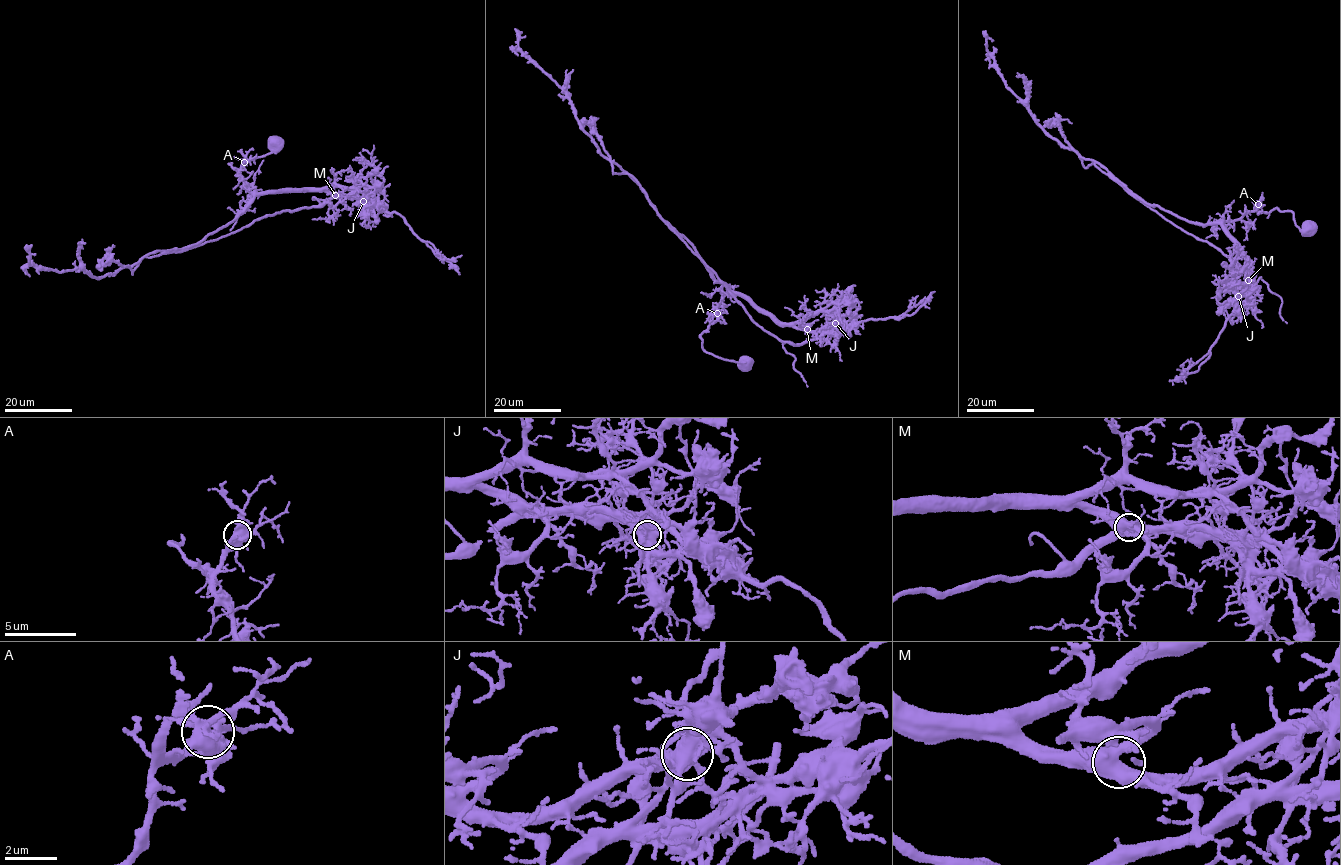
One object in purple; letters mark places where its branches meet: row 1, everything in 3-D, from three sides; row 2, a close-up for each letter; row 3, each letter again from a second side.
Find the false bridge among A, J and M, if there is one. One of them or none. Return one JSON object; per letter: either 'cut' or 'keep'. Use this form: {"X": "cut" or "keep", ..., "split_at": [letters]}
{"A": "keep", "J": "cut", "M": "keep", "split_at": ["J"]}

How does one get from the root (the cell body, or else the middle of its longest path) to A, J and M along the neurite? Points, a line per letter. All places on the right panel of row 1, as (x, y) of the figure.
A: (1310, 227), (1309, 233), (1303, 232), (1292, 212), (1277, 208), (1258, 211), (1258, 204)
J: (1310, 227), (1303, 232), (1292, 212), (1277, 208), (1224, 223), (1249, 271), (1248, 288), (1238, 296)
M: (1310, 227), (1303, 232), (1292, 212), (1277, 208), (1247, 211), (1224, 223), (1223, 230), (1247, 261), (1248, 280)

